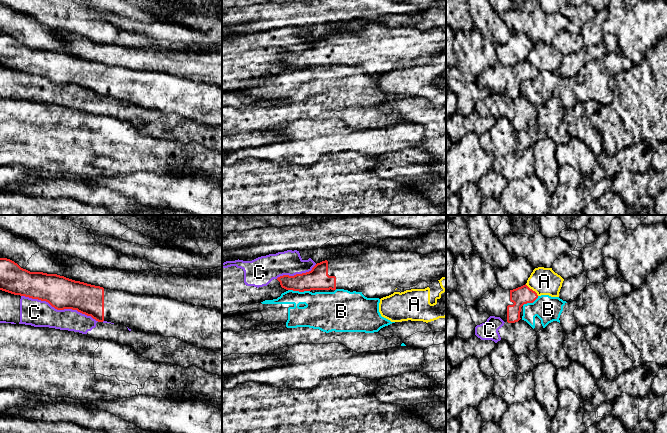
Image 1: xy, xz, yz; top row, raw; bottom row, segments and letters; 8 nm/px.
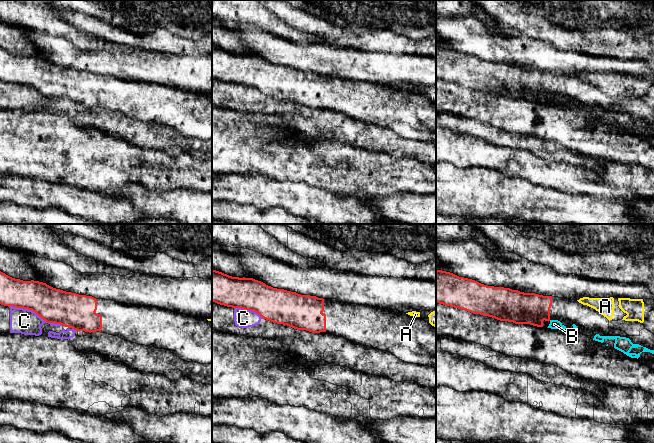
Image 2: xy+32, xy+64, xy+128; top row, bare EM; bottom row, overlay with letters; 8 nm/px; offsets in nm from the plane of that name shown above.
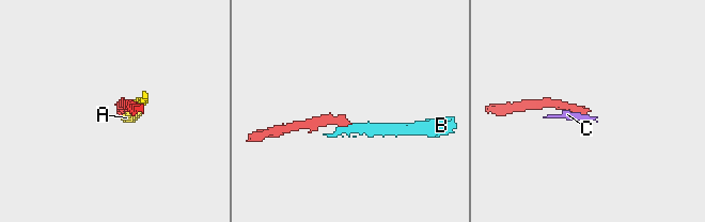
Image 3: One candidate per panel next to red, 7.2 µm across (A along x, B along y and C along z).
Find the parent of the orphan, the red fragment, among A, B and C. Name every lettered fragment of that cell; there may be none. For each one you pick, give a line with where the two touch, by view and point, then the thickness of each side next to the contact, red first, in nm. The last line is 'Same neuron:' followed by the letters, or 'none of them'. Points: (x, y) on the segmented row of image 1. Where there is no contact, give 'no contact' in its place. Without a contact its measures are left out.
Same neuron: none of them

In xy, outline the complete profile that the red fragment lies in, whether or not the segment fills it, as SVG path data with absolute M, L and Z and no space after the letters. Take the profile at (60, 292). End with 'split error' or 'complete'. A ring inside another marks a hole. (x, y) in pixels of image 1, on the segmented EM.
M0 258L0 290L46 301L57 310L77 310L98 322L121 324L134 332L175 337L198 348L222 351L222 312L216 309L192 306L163 296L104 289L57 274L30 272L7 258Z | split error

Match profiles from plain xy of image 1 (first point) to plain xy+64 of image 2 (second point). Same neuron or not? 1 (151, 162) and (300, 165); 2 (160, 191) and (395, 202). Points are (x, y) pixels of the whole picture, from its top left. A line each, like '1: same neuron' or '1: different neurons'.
1: same neuron
2: same neuron

